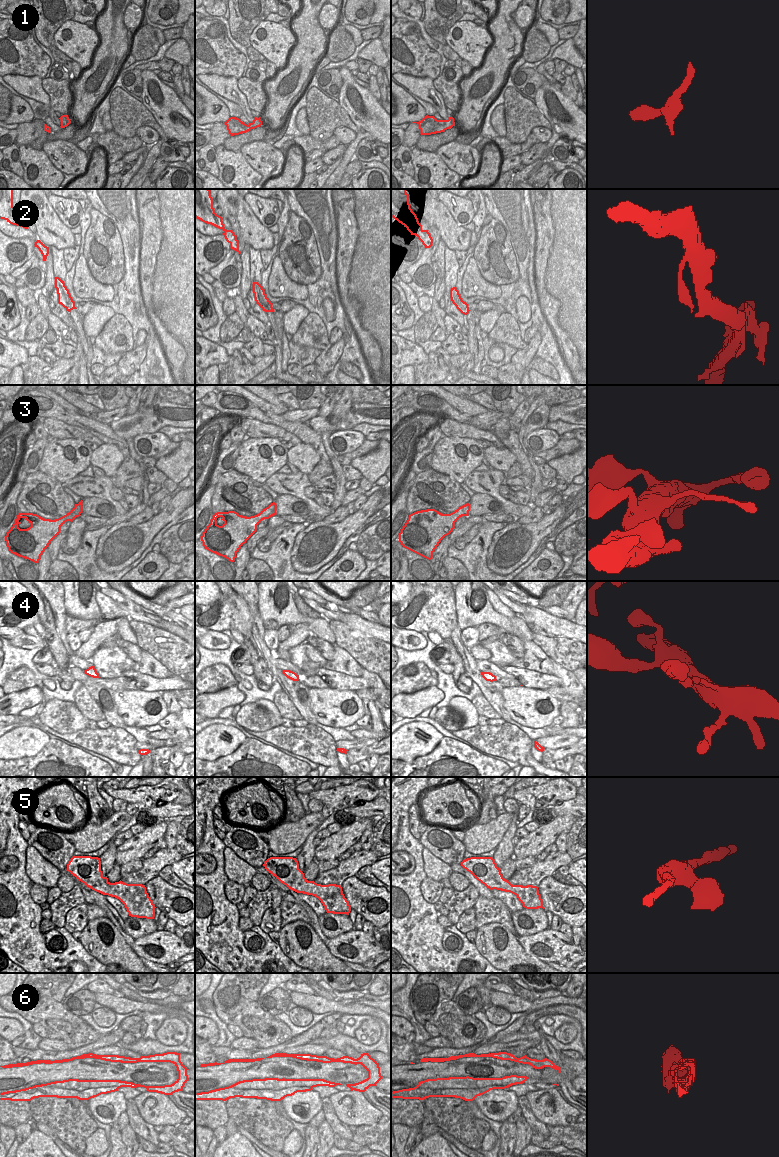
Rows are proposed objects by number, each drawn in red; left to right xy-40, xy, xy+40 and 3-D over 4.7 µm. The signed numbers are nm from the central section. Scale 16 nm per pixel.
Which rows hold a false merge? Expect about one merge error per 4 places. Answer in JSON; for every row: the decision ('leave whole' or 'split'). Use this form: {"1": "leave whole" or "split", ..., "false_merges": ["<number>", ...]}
{"1": "leave whole", "2": "leave whole", "3": "leave whole", "4": "leave whole", "5": "leave whole", "6": "split", "false_merges": ["6"]}

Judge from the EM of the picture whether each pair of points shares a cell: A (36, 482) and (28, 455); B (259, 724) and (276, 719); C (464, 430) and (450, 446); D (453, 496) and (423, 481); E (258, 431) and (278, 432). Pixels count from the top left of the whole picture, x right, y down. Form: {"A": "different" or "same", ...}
{"A": "different", "B": "different", "C": "different", "D": "same", "E": "same"}

